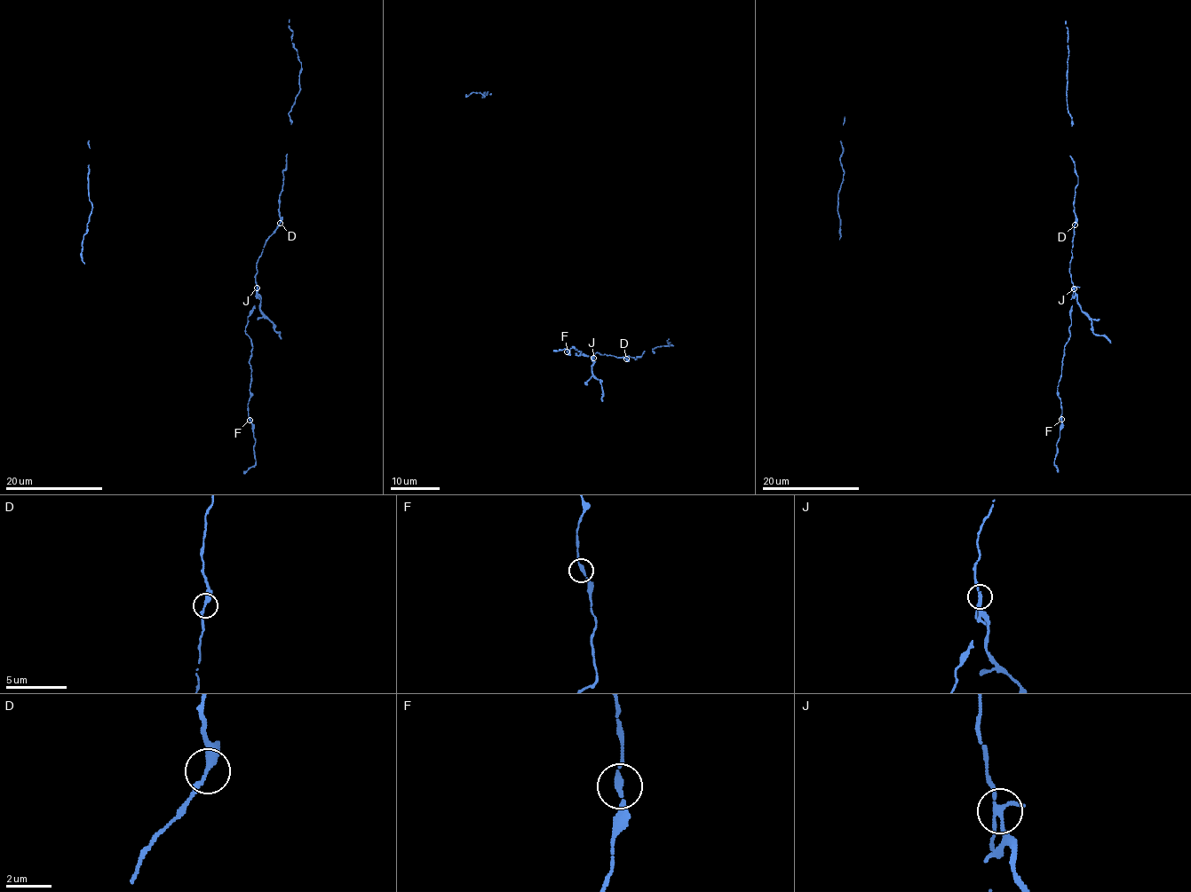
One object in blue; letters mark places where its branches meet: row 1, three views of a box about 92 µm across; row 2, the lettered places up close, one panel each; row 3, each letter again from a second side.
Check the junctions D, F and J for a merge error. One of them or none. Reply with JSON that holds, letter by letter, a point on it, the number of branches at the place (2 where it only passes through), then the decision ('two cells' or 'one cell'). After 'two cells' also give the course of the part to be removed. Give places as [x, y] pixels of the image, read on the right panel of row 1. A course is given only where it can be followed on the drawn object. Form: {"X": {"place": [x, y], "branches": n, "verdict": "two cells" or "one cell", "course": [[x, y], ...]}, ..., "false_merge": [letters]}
{"D": {"place": [1075, 224], "branches": 3, "verdict": "one cell"}, "F": {"place": [1061, 419], "branches": 2, "verdict": "one cell"}, "J": {"place": [1074, 288], "branches": 3, "verdict": "two cells", "course": [[1074, 288], [1076, 303], [1085, 313], [1092, 330], [1110, 343]]}, "false_merge": ["J"]}

